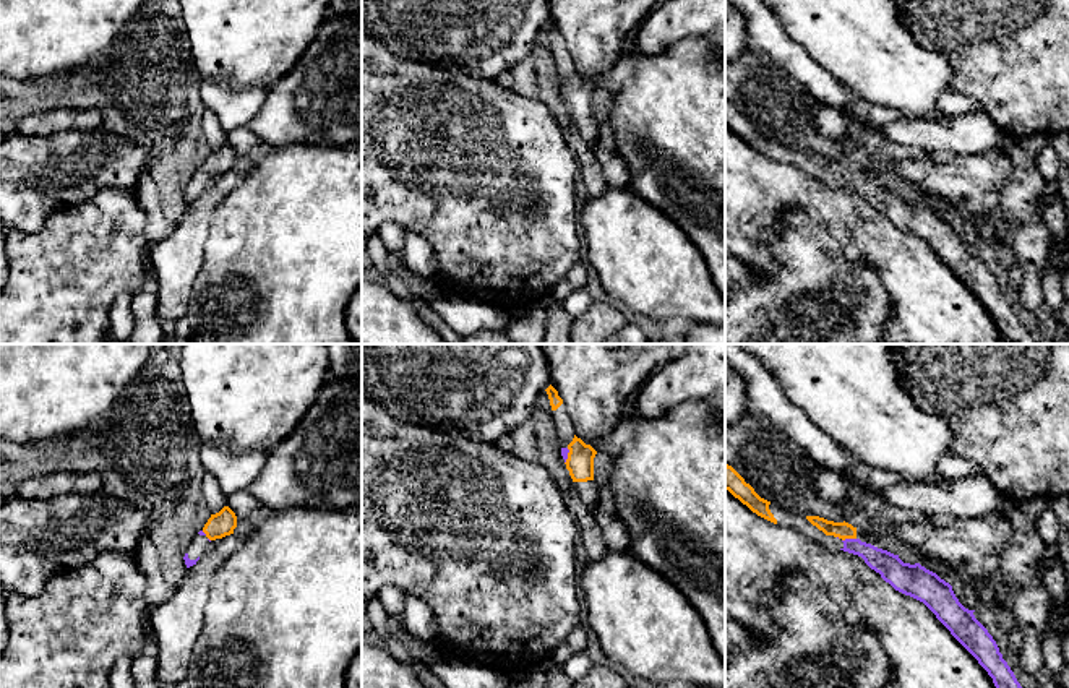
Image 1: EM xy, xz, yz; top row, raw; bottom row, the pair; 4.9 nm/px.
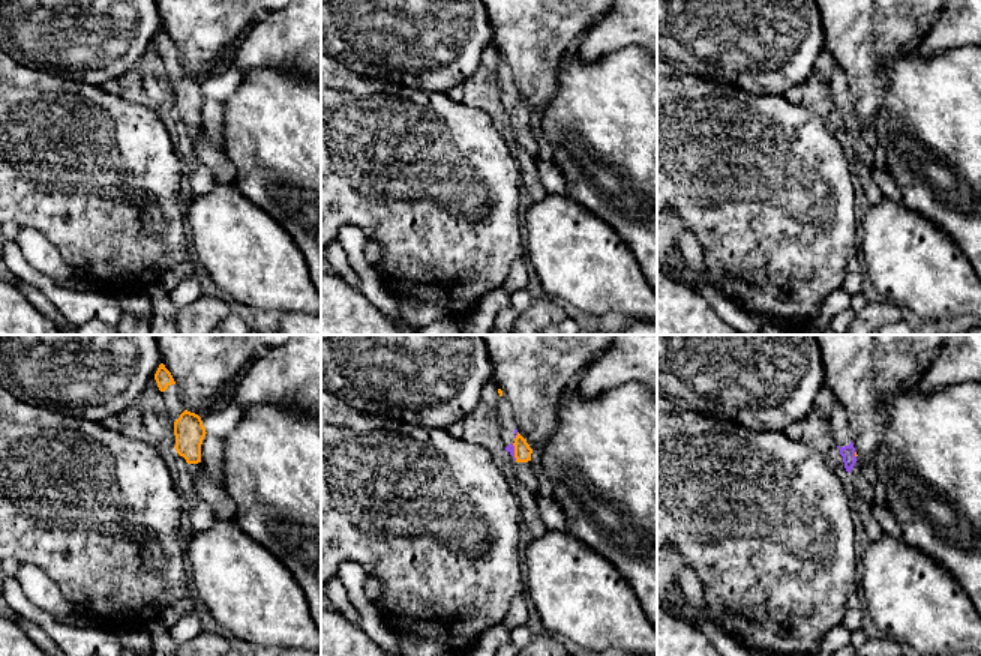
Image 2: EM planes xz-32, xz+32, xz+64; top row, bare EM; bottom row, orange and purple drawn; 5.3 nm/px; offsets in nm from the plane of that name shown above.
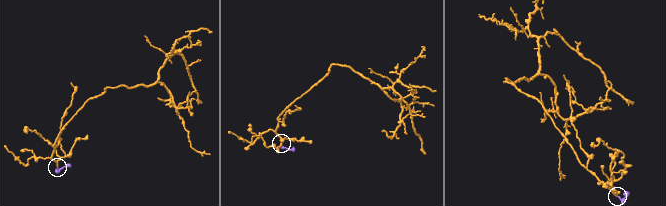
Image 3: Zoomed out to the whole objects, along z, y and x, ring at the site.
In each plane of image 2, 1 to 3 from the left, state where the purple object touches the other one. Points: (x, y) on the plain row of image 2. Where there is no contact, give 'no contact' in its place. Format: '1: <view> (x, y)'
1: no contact
2: xz+32 (515, 116)
3: xz+64 (855, 119)

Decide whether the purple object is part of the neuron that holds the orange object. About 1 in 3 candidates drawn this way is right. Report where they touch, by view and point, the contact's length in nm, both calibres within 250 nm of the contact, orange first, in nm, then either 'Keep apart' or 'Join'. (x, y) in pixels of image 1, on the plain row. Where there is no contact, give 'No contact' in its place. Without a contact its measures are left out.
Touches orange at yz (849, 174). Shared border 70 nm. Thickness 80 nm (orange) against 120 nm. Join

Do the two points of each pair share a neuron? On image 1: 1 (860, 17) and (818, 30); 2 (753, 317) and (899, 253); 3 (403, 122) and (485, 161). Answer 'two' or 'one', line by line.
1: one
2: two
3: one

